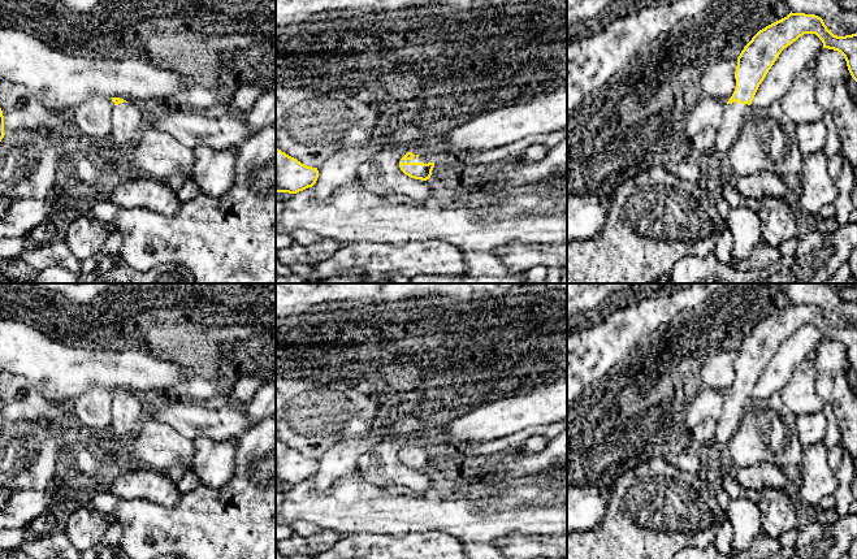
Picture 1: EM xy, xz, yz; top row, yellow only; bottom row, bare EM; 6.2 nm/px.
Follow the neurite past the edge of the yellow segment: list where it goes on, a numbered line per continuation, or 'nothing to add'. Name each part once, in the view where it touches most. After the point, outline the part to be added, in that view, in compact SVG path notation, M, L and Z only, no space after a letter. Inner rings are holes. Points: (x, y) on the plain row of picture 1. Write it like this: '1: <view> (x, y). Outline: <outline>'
1: xz (421, 450). Outline: M414 445L415 448L412 451L401 451L402 454L424 454L424 455L428 455L428 454L433 454L428 447L416 447L416 445Z

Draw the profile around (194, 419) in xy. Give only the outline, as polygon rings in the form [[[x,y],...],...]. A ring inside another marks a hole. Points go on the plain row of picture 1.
[[[191,399],[153,404],[152,416],[190,439],[205,437],[215,442],[238,441],[254,425],[235,408]]]

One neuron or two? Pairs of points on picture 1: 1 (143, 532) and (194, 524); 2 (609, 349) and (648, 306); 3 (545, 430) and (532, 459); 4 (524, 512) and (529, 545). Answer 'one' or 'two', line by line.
1: one
2: one
3: two
4: two

